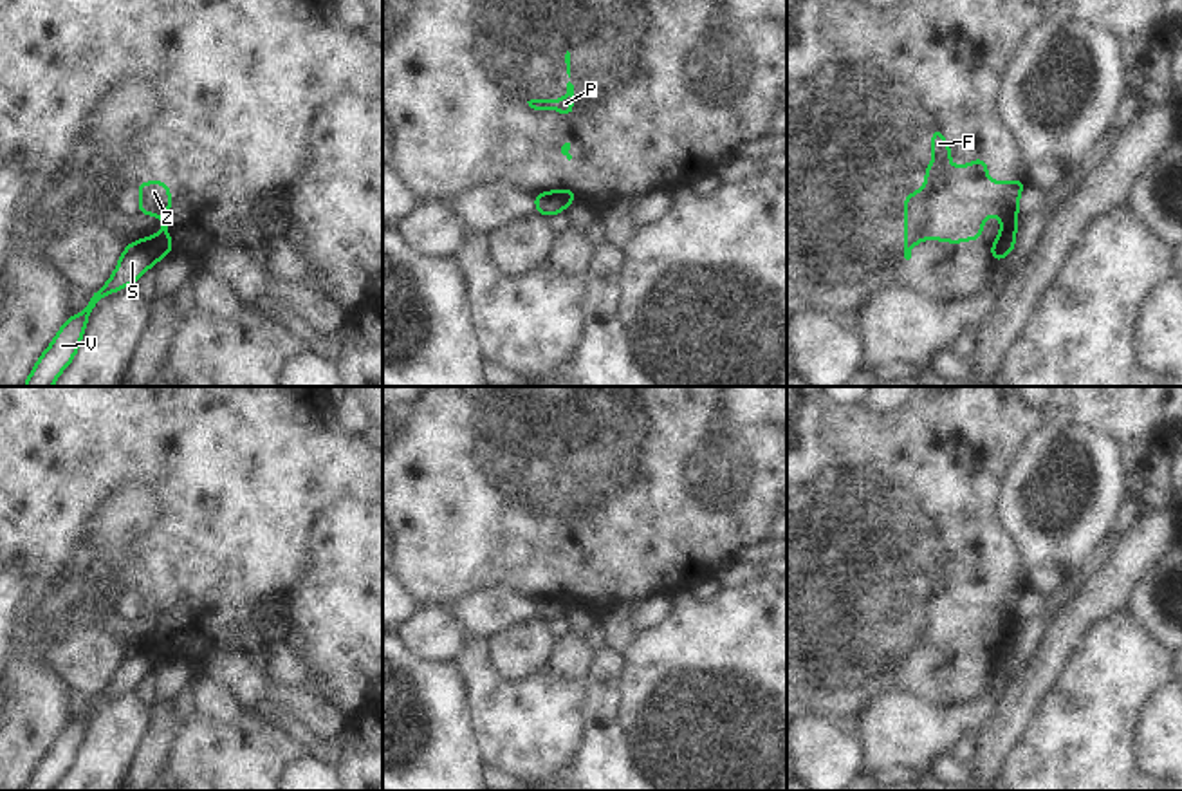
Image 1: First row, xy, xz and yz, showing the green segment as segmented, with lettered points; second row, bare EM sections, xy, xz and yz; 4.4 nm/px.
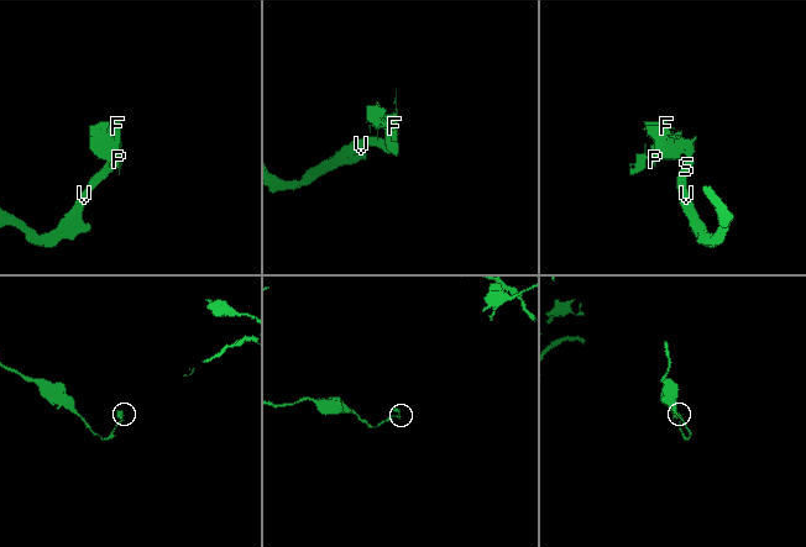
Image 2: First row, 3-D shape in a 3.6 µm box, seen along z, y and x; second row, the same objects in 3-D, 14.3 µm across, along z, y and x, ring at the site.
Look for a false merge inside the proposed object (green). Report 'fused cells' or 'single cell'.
fused cells

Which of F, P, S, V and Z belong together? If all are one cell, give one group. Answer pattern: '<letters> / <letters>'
F P Z / S V

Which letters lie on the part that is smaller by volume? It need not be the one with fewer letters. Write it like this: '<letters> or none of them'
F, P, Z

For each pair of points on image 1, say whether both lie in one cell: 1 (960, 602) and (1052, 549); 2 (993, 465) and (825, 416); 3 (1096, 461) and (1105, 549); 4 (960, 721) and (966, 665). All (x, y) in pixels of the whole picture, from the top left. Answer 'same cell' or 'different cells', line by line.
1: different cells
2: same cell
3: different cells
4: different cells

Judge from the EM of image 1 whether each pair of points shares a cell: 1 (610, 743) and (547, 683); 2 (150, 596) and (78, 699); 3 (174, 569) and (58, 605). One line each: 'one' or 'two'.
1: two
2: two
3: two

